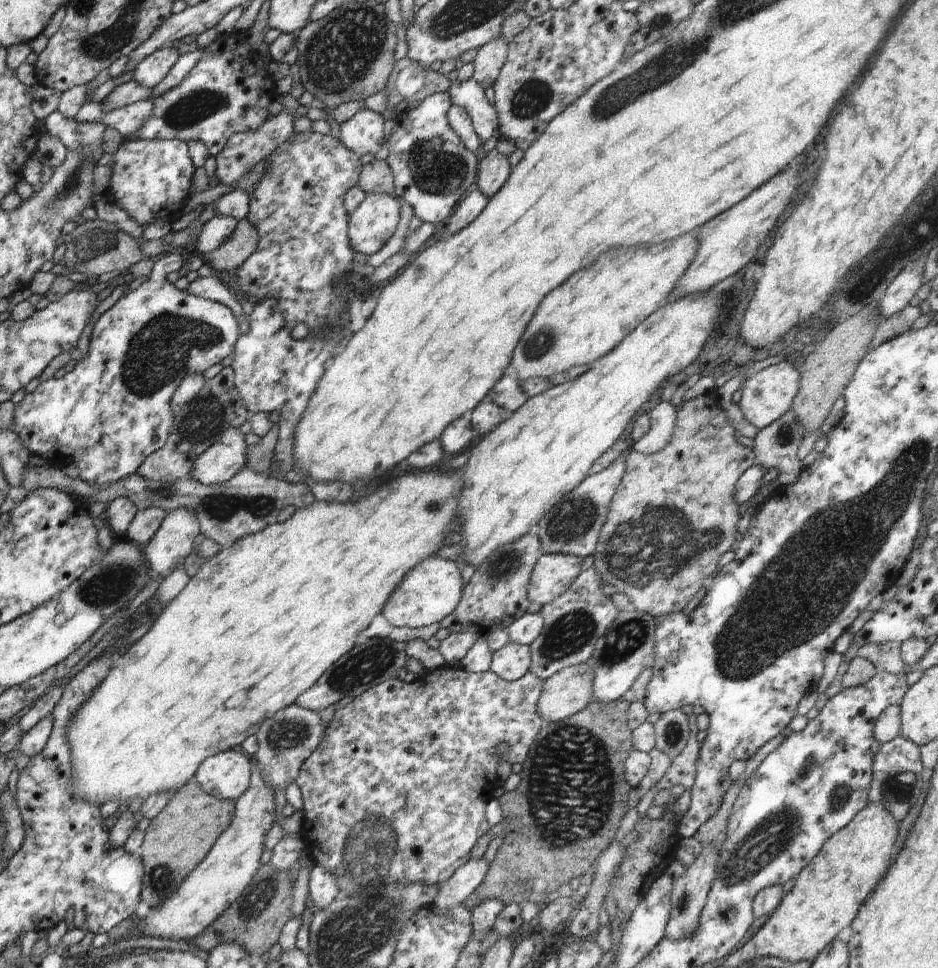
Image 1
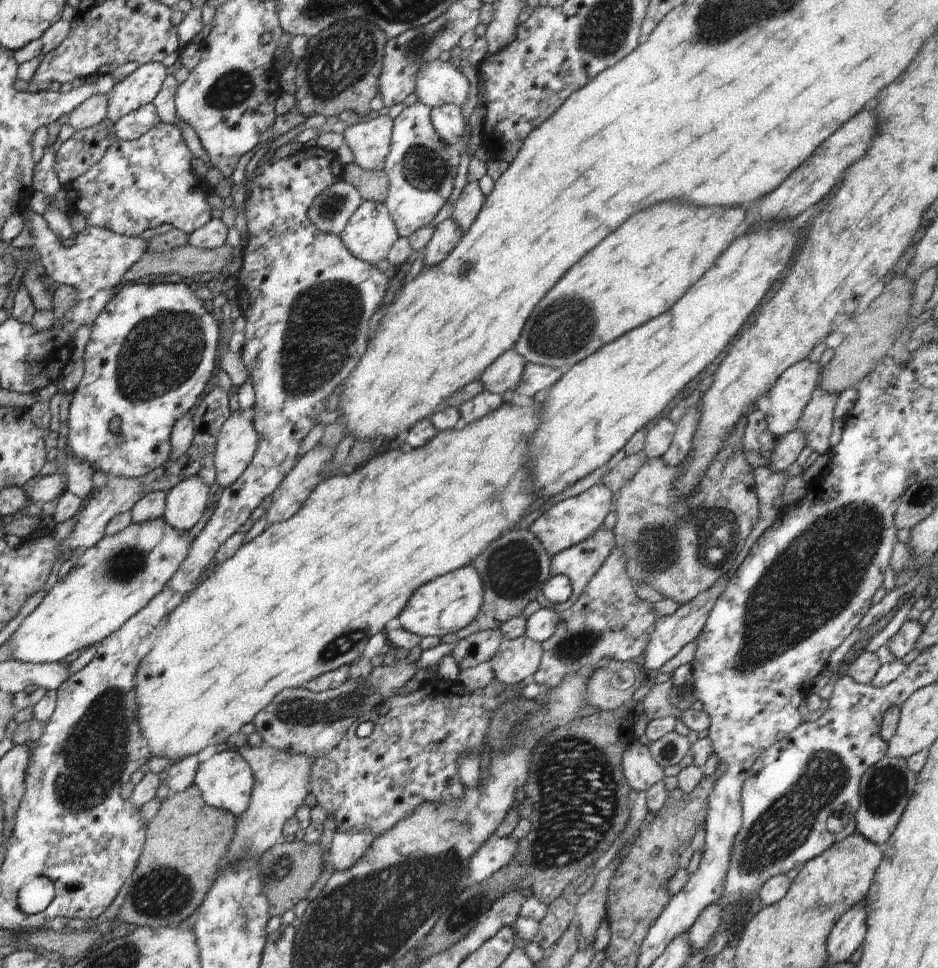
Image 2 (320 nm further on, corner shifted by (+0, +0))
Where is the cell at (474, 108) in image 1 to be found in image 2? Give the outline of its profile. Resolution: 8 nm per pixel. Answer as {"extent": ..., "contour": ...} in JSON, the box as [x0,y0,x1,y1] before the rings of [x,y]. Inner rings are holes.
{"extent":[413,59,468,108],"contour":[[[434,59],[421,64],[416,71],[413,92],[430,108],[443,104],[461,107],[468,98],[468,88],[468,79],[459,69],[454,69],[449,61]]]}

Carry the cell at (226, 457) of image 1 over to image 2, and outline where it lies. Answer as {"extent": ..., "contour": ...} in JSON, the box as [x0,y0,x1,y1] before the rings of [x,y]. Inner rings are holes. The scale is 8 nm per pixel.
{"extent":[214,411,259,489],"contour":[[[234,411],[220,429],[214,451],[215,481],[225,489],[249,467],[259,436],[253,422]]]}

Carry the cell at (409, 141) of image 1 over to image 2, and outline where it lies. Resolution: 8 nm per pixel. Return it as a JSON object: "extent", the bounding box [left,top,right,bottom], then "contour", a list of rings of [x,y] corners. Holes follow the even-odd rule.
{"extent":[383,100,459,237],"contour":[[[418,100],[393,120],[390,152],[383,170],[389,178],[389,193],[384,204],[400,237],[409,237],[431,224],[452,194],[459,162],[457,147],[445,143],[436,132],[429,106]]]}

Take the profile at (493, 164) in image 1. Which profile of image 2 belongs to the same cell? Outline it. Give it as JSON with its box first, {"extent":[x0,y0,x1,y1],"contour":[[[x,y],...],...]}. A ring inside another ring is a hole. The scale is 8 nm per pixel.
{"extent":[451,181,486,234],"contour":[[[478,181],[467,183],[454,204],[451,219],[466,234],[476,220],[486,196],[480,191]]]}

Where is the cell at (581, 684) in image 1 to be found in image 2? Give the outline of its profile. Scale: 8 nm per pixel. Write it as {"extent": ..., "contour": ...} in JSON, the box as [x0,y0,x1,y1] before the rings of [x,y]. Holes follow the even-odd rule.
{"extent":[585,661,650,711],"contour":[[[606,661],[587,680],[585,704],[613,711],[632,700],[632,694],[648,682],[650,674],[638,661]]]}

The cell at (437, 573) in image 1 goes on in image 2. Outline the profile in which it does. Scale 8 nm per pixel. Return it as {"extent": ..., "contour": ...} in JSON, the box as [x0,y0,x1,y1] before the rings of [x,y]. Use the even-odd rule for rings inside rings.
{"extent":[395,565,483,637],"contour":[[[470,565],[453,570],[422,585],[410,597],[395,624],[415,635],[445,637],[457,633],[475,621],[483,603],[483,584],[476,569]]]}

